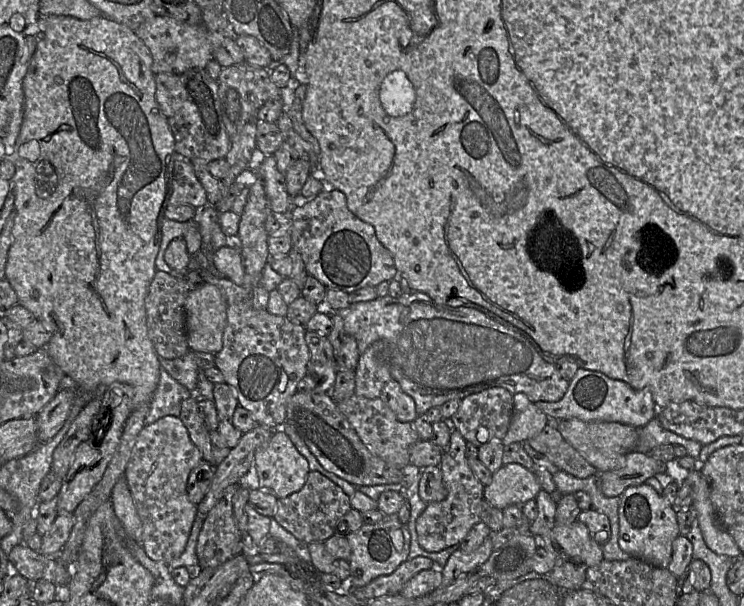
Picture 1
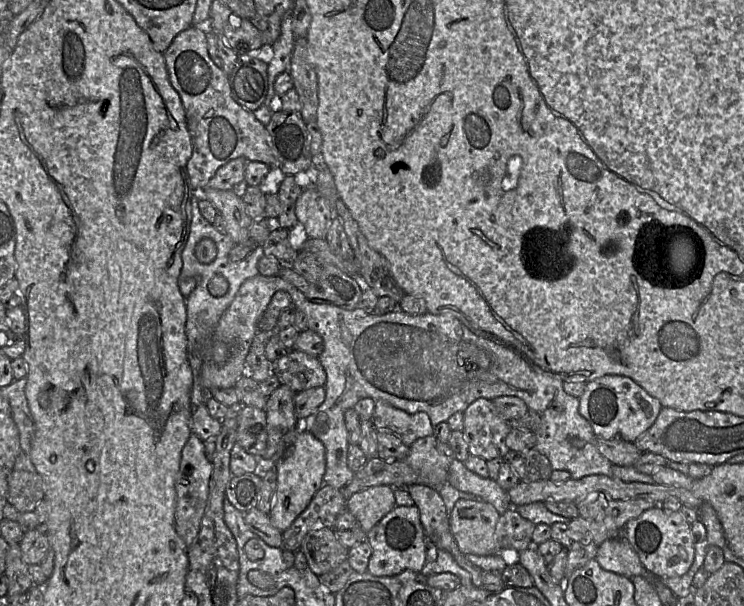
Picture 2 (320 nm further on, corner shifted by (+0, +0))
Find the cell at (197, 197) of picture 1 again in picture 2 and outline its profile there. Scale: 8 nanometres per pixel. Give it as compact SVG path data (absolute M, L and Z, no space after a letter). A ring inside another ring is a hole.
M244 157L229 161L216 171L204 188L230 190L241 198L248 187L244 176L247 162Z

